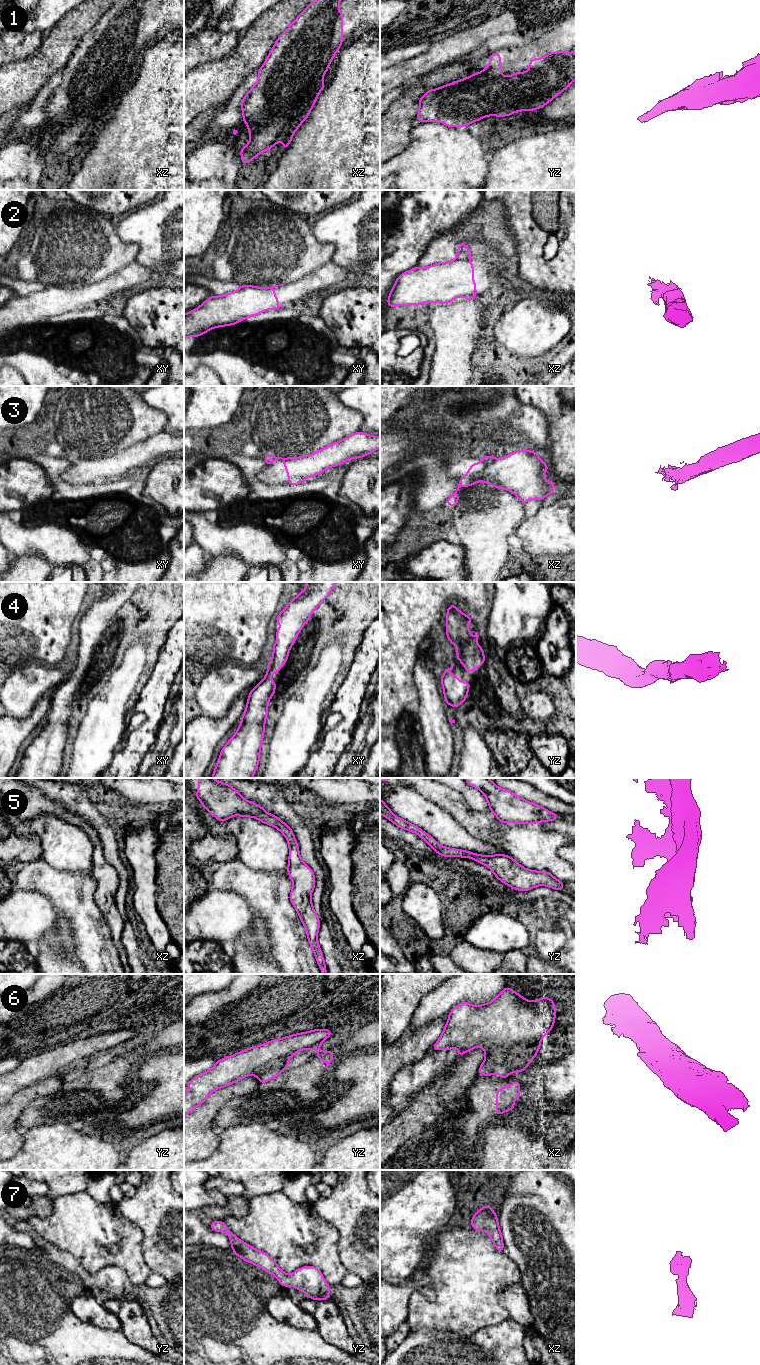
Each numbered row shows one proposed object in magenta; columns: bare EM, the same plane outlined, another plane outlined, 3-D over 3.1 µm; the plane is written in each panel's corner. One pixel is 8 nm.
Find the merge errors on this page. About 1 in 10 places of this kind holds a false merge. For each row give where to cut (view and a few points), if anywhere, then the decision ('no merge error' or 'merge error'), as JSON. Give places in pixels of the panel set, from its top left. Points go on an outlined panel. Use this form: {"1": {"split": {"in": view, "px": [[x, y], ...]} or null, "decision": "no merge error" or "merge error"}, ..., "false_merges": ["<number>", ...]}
{"1": {"split": null, "decision": "no merge error"}, "2": {"split": null, "decision": "no merge error"}, "3": {"split": null, "decision": "no merge error"}, "4": {"split": null, "decision": "no merge error"}, "5": {"split": null, "decision": "no merge error"}, "6": {"split": {"in": "xz", "px": [[539, 1040], [485, 1050]]}, "decision": "merge error"}, "7": {"split": null, "decision": "no merge error"}, "false_merges": ["6"]}

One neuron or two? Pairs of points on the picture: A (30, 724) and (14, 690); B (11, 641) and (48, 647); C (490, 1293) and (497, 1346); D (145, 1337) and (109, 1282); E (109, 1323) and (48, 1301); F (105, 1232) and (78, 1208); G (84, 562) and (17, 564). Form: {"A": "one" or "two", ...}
{"A": "two", "B": "one", "C": "two", "D": "two", "E": "two", "F": "one", "G": "two"}

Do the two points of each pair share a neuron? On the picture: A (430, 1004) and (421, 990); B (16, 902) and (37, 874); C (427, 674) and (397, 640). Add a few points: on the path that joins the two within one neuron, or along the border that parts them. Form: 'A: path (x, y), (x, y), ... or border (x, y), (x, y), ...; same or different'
A: border (442, 984), (430, 990), (421, 999), (412, 1015); different
B: border (13, 887), (38, 891), (48, 898); different
C: border (423, 640), (418, 660), (414, 665), (416, 686); different

